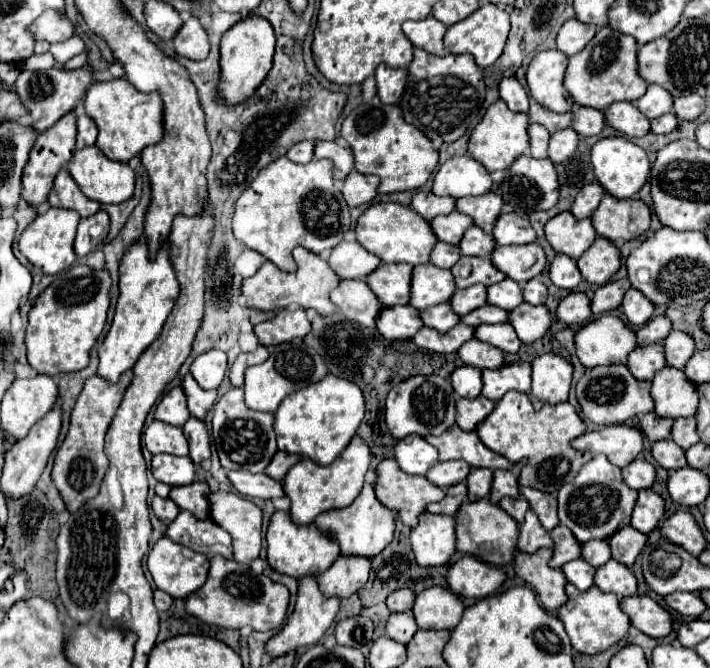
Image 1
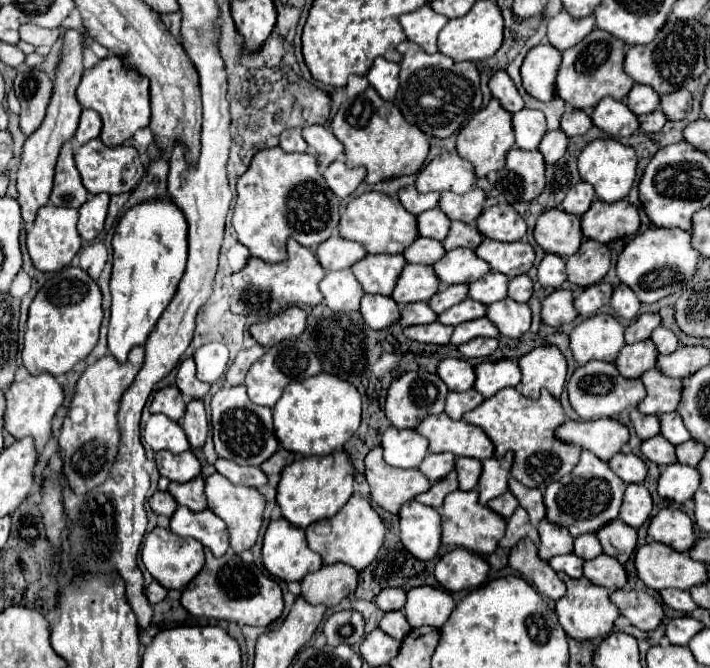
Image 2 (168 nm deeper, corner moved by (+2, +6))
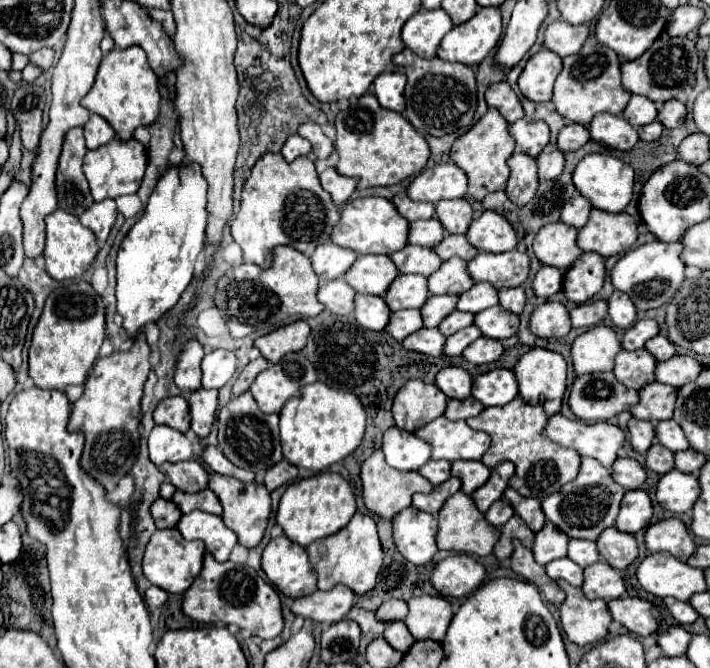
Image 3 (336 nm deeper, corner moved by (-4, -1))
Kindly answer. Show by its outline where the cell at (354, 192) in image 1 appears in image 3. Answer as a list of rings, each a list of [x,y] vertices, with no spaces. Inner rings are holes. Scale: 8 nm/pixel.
[[[330,166],[326,168],[322,174],[320,174],[320,184],[322,188],[332,196],[332,200],[336,204],[344,204],[346,200],[350,200],[358,180],[352,180],[352,178],[346,178],[346,176],[340,176],[336,174],[336,168]]]

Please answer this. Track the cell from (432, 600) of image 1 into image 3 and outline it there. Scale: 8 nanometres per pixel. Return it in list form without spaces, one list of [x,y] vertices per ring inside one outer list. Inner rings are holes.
[[[418,596],[408,600],[408,616],[404,624],[412,632],[414,640],[436,640],[442,642],[452,620],[450,602],[442,596]]]

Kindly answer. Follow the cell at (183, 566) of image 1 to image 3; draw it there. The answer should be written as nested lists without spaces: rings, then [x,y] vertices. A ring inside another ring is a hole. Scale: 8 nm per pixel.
[[[156,530],[146,546],[142,568],[144,576],[154,584],[160,586],[162,590],[170,594],[182,594],[190,588],[192,580],[200,574],[202,570],[202,556],[204,556],[204,544],[200,540],[186,540],[182,534],[174,530]]]

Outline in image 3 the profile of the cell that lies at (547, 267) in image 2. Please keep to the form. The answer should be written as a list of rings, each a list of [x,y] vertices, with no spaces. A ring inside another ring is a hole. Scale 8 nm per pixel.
[[[542,266],[532,280],[532,292],[542,298],[550,298],[562,288],[562,270],[552,266]]]

